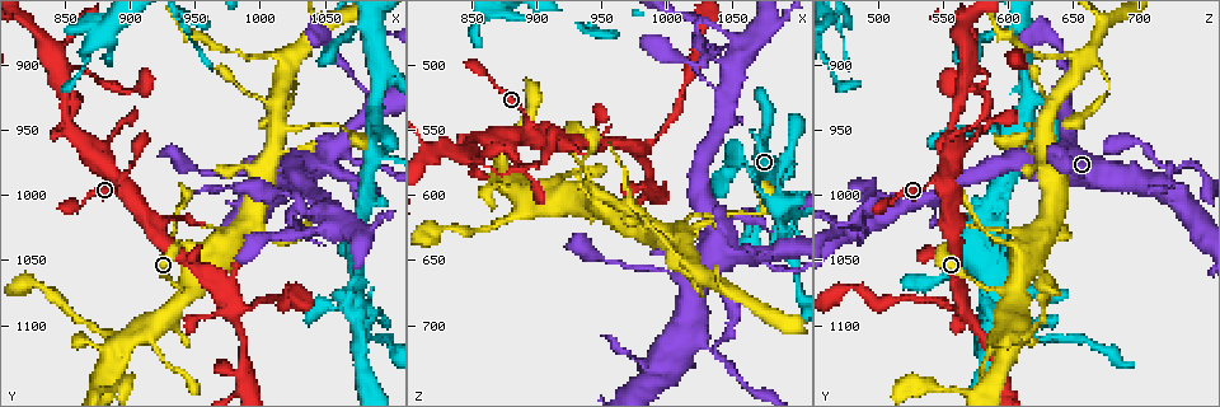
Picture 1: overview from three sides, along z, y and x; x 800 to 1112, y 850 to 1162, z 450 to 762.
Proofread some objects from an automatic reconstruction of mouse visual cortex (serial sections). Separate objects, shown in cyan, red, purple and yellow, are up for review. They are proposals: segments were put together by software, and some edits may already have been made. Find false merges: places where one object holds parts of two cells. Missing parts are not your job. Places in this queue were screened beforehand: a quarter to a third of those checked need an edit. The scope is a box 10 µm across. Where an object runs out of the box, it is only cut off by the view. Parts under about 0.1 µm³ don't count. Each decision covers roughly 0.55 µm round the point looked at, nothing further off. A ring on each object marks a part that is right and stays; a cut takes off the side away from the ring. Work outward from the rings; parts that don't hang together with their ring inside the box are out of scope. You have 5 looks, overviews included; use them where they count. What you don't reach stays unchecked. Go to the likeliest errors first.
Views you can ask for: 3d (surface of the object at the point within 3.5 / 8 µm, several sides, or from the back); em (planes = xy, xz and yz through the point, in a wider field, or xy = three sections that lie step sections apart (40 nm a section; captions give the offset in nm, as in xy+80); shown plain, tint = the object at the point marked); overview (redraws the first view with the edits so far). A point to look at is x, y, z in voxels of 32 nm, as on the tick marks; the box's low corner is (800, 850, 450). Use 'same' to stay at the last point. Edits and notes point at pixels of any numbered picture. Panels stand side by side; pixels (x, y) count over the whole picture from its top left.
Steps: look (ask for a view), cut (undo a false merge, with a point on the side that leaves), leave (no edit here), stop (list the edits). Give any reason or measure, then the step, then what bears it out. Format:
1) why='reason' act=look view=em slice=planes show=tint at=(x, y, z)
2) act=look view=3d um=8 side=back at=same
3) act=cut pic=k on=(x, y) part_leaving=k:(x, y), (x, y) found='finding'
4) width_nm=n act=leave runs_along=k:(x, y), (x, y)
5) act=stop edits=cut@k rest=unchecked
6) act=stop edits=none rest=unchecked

why='sharp bend' act=look view=3d um=3.5 at=(982, 1084, 566)

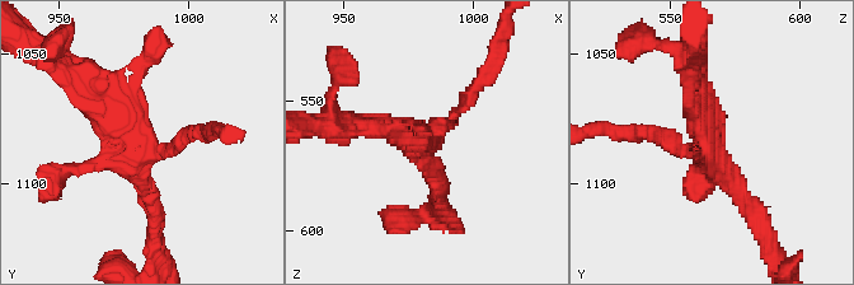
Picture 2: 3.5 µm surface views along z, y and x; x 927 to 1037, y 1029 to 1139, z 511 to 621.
act=leave runs_along=2:(80, 82), (150, 152), (193, 132) found='one cell here'

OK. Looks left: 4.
why='two arms at a narrow angle' act=look view=3d um=3.5 at=(1074, 1076, 594)

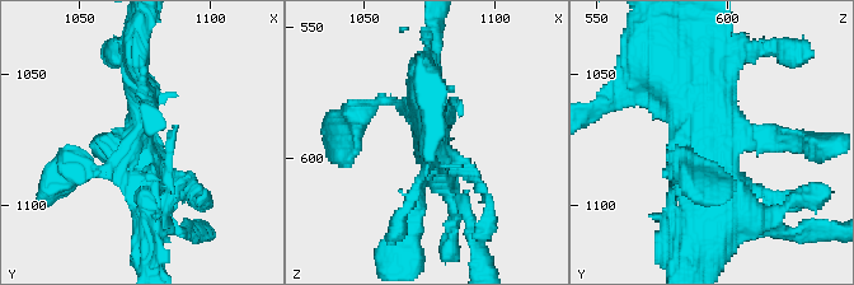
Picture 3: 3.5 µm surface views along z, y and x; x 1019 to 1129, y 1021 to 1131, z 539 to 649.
act=leave runs_along=3:(657, 68), (716, 164), (699, 224) found='continuous, no second cell'

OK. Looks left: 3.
act=stop edits=none rest=unchecked

